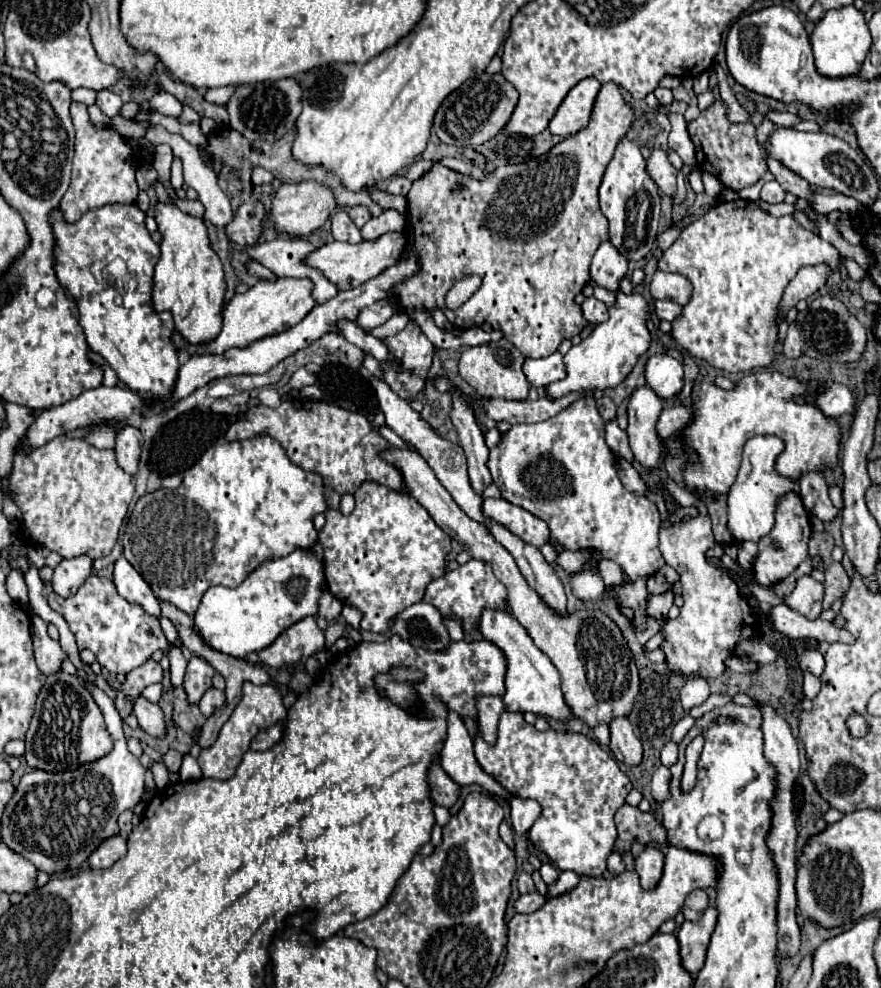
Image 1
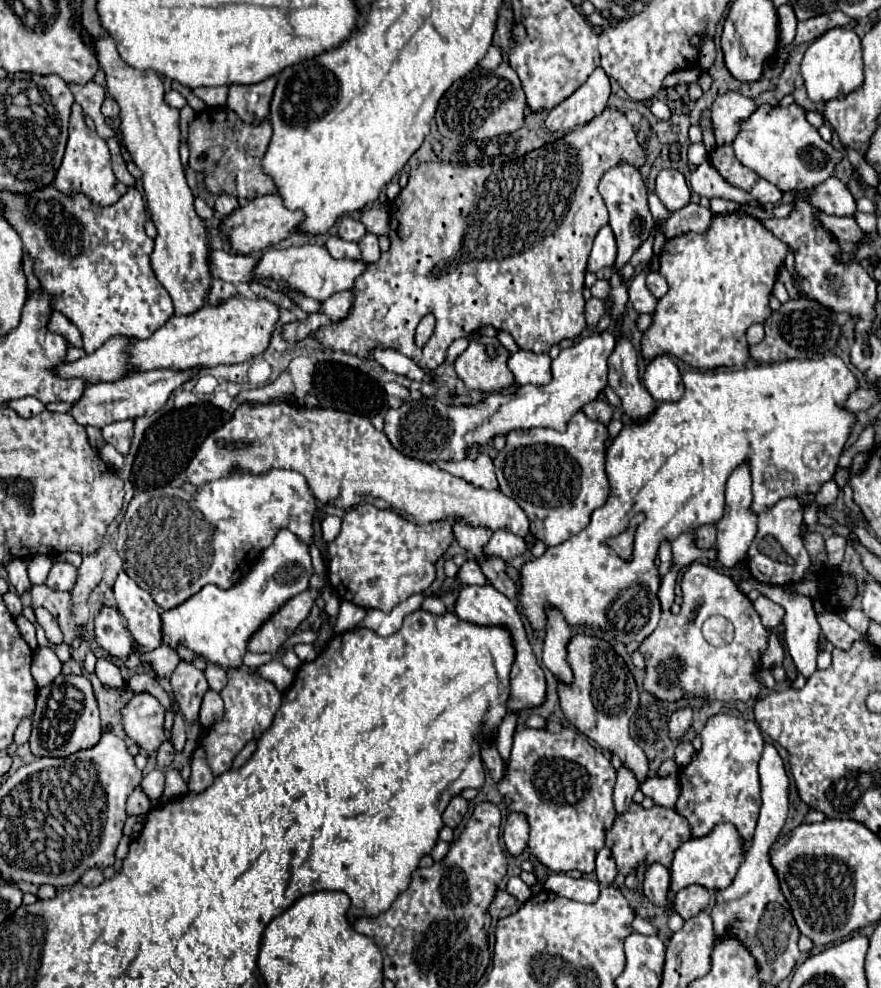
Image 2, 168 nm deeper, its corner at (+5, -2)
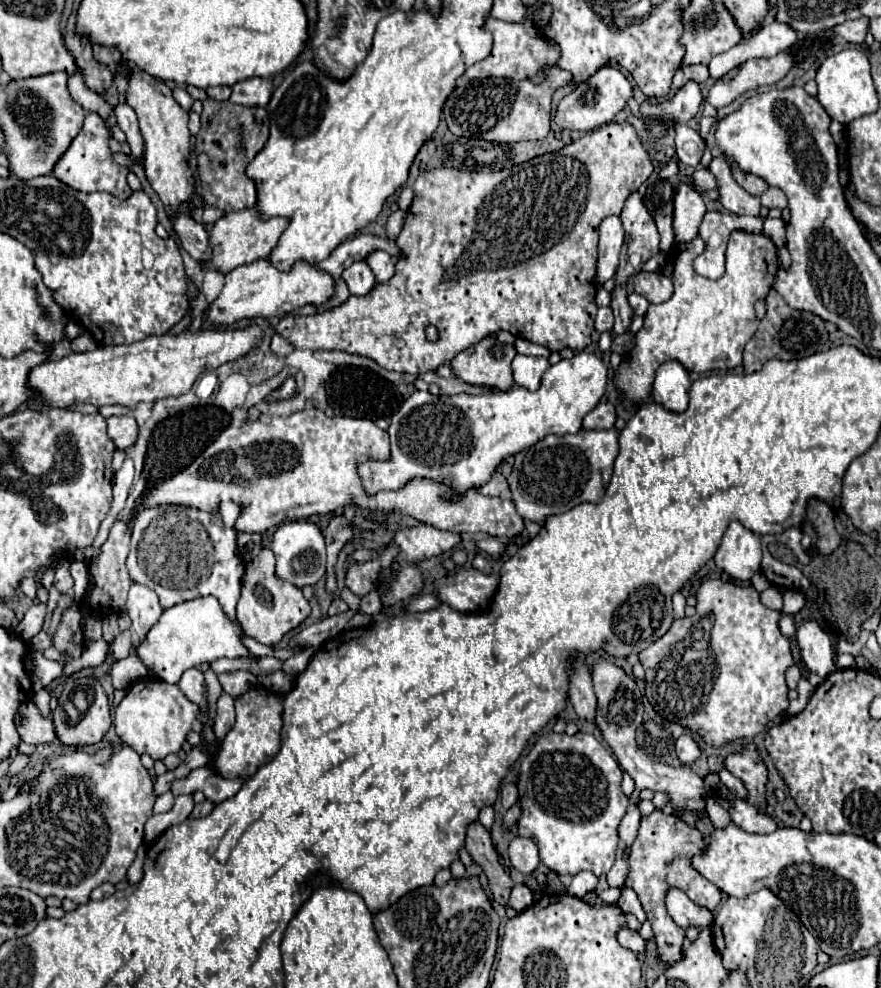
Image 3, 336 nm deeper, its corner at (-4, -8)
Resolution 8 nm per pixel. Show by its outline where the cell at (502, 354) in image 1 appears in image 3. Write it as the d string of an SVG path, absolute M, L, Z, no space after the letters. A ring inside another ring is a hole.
M485 337L477 345L461 351L453 361L453 375L471 385L485 385L499 391L513 387L511 361L517 355L513 345L499 343L497 337Z

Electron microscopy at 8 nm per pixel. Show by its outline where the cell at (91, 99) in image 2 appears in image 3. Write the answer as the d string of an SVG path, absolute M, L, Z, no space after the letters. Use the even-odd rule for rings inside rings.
M75 73L69 77L69 93L71 97L85 109L85 111L93 111L97 113L103 121L109 121L113 107L109 105L109 101L105 99L105 95L95 93L93 89L89 89L85 85L85 77L81 73Z

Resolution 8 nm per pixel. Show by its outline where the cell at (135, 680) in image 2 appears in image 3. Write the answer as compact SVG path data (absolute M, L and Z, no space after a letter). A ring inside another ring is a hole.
M133 583L127 597L127 613L131 617L131 631L139 641L147 639L147 633L163 615L159 597L145 585Z

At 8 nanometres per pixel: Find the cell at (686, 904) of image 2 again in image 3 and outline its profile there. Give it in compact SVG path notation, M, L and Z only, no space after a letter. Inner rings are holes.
M655 809L651 815L645 815L641 819L639 833L631 845L629 875L627 875L625 885L631 887L639 897L639 901L647 913L647 919L653 925L659 959L665 965L673 965L675 961L679 961L681 945L683 945L683 937L685 937L683 929L677 927L665 911L663 897L665 897L667 887L677 887L677 889L685 891L687 897L695 905L705 907L705 909L715 909L721 901L721 891L715 885L711 885L711 881L707 881L705 877L699 877L699 873L695 873L695 869L691 869L691 857L695 853L699 853L699 845L703 845L703 835L699 833L697 827L689 827L677 813L665 815L659 809Z

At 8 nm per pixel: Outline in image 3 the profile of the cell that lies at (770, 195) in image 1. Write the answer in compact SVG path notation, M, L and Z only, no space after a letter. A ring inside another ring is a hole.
M769 187L759 199L761 199L761 205L767 209L775 209L775 207L785 209L787 207L787 195L777 187Z

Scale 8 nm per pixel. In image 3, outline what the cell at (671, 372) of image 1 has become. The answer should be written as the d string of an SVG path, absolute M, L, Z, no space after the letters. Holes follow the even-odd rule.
M679 361L663 363L655 373L653 383L653 401L671 409L675 413L683 413L689 405L689 387L691 379L687 369Z

